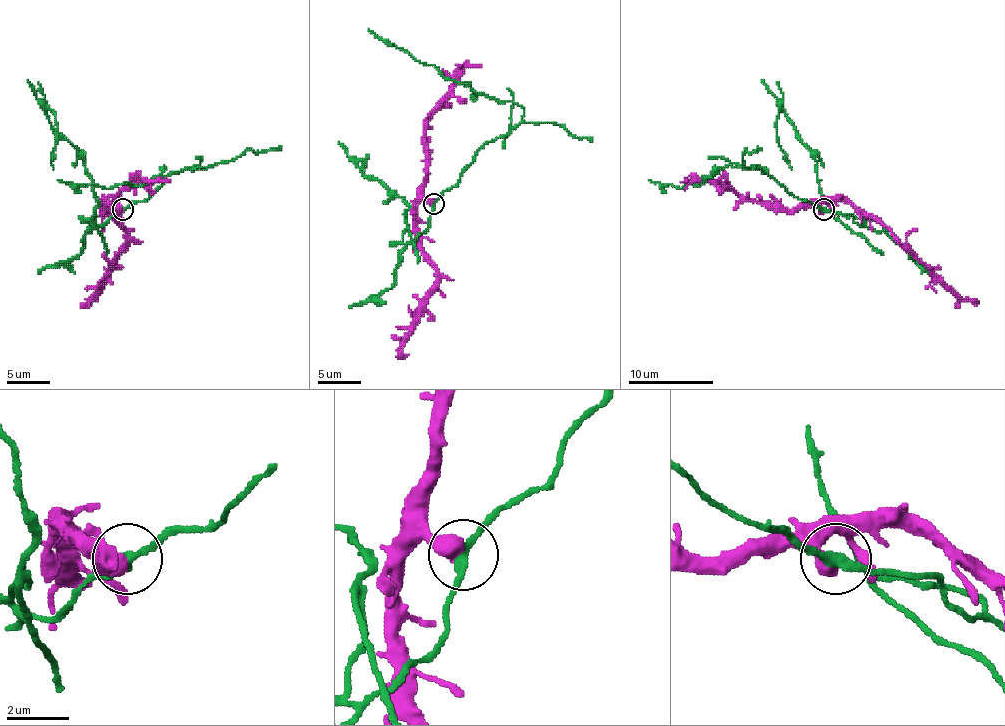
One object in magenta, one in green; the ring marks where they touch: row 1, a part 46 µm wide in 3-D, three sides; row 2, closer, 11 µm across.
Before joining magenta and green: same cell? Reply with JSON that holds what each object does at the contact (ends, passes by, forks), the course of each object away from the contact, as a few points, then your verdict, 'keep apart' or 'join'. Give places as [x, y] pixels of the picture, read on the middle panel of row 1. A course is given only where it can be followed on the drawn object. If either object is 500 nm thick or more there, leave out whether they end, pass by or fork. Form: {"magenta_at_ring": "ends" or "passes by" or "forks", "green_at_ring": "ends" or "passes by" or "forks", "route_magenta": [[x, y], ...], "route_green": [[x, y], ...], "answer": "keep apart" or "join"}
{"route_magenta": [[432, 203], [423, 201], [417, 205], [415, 231], [421, 254], [436, 271], [436, 290], [402, 344], [398, 359]], "route_green": [[434, 203], [479, 150], [521, 120], [524, 109], [447, 80], [432, 65], [368, 28]], "answer": "keep apart"}

